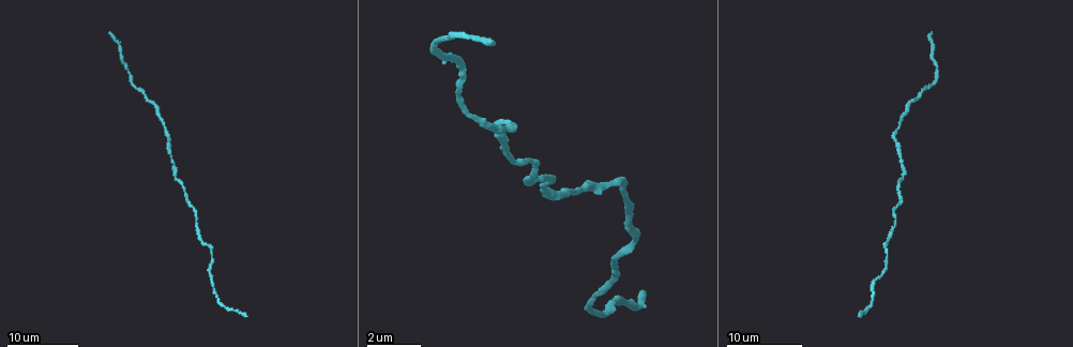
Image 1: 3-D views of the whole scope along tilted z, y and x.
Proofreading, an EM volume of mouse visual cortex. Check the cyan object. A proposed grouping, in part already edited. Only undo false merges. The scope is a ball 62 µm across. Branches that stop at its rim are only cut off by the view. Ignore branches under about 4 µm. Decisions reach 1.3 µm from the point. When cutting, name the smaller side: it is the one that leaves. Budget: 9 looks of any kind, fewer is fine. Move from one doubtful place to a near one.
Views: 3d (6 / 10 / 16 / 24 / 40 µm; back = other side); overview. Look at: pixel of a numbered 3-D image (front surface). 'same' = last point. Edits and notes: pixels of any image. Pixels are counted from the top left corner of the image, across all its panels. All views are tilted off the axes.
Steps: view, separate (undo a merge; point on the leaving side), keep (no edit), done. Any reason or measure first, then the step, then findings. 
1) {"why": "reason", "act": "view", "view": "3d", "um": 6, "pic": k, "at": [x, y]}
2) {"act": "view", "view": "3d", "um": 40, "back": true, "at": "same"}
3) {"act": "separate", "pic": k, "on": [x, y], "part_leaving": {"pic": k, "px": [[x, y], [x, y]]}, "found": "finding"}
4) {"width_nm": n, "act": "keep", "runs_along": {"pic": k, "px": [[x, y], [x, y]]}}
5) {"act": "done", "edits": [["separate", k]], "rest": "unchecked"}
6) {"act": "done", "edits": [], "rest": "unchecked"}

{"why": "calibre changes", "act": "view", "view": "3d", "um": 16, "pic": 1, "at": [169, 138]}

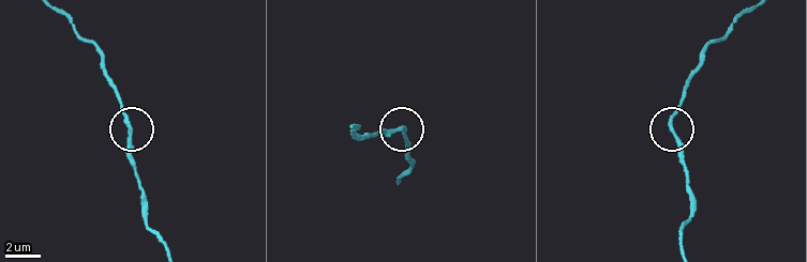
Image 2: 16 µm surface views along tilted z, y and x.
{"act": "view", "view": "3d", "um": 6, "pic": 2, "at": [400, 127]}

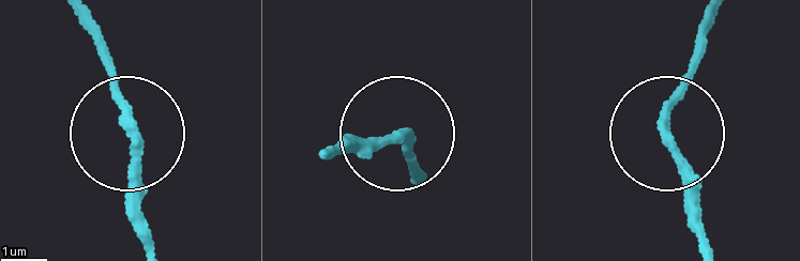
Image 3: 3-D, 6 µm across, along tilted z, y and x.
{"act": "keep", "runs_along": {"pic": 3, "px": [[151, 241], [127, 100], [81, 25]]}, "found": "continuous, no second neuron"}

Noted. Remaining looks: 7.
{"why": "calibre changes", "act": "view", "view": "3d", "um": 24, "pic": 1, "at": [460, 92]}

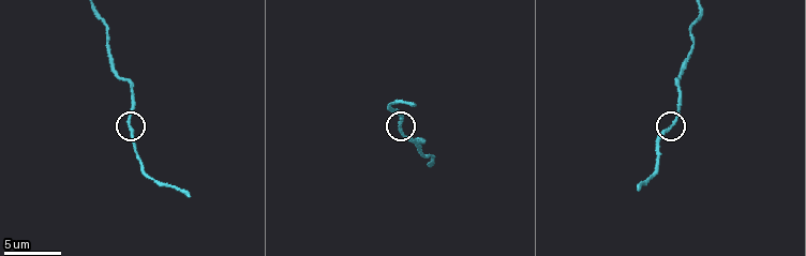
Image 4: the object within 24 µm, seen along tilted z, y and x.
{"why": "zoom in", "act": "view", "view": "3d", "um": 10, "pic": 4, "at": [129, 124]}

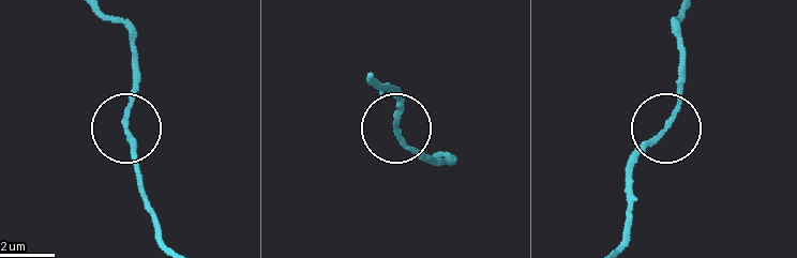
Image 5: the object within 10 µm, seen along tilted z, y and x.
{"act": "keep", "runs_along": {"pic": 5, "px": [[680, 11], [675, 26], [682, 82], [675, 111], [627, 167]]}, "found": "continuous, no second neuron"}

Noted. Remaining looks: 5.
{"why": "thick turns thin", "act": "view", "view": "3d", "um": 16, "pic": 4, "at": [697, 19]}

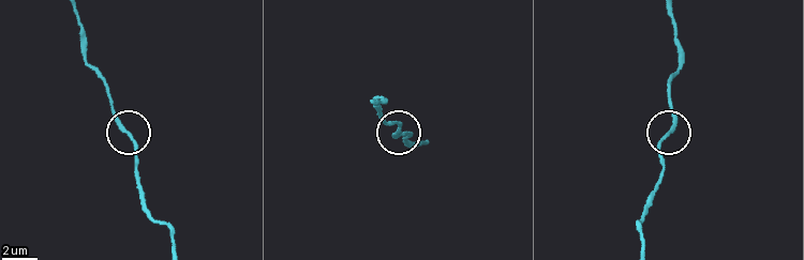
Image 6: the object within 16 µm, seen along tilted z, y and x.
{"act": "keep", "found": "continuous, no second neuron"}

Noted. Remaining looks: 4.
{"act": "view", "view": "3d", "um": 24, "pic": 1, "at": [546, 182]}

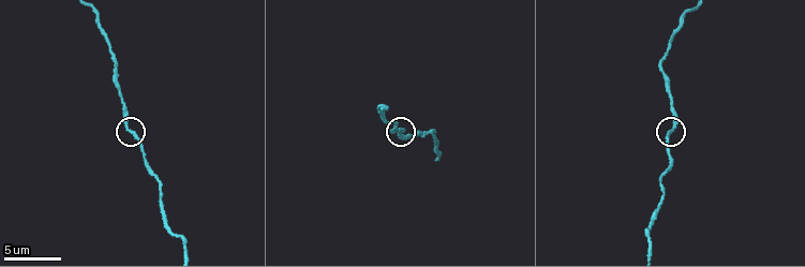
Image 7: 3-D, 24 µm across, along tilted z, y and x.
{"why": "zoom in", "act": "view", "view": "3d", "um": 10, "pic": 7, "at": [131, 134]}

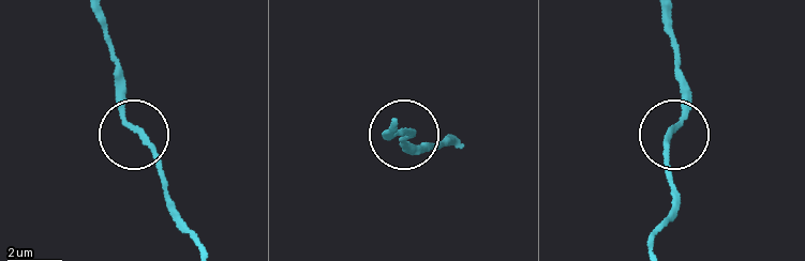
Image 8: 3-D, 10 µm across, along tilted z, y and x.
{"act": "keep", "runs_along": {"pic": 8, "px": [[133, 127], [164, 180]]}, "found": "all the same neuron"}

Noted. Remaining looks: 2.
{"act": "done", "edits": [], "rest": "unchecked"}

